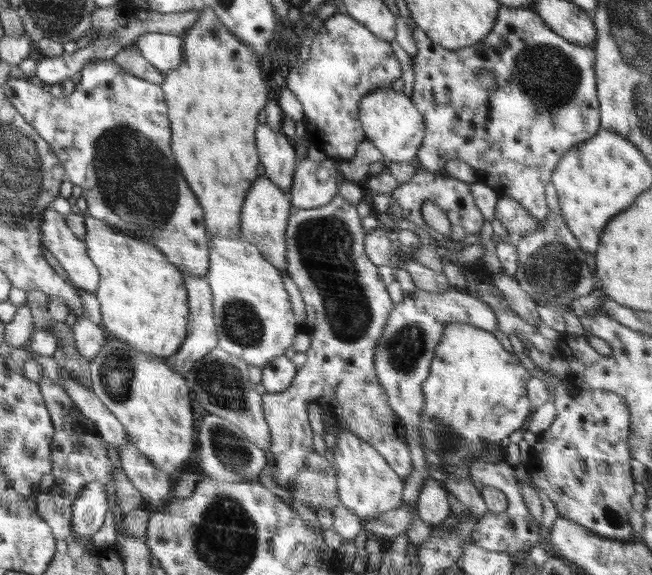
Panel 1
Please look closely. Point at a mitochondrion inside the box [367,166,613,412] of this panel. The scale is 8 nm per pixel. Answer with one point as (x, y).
(554, 272)

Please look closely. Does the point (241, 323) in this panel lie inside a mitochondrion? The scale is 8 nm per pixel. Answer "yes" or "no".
yes

